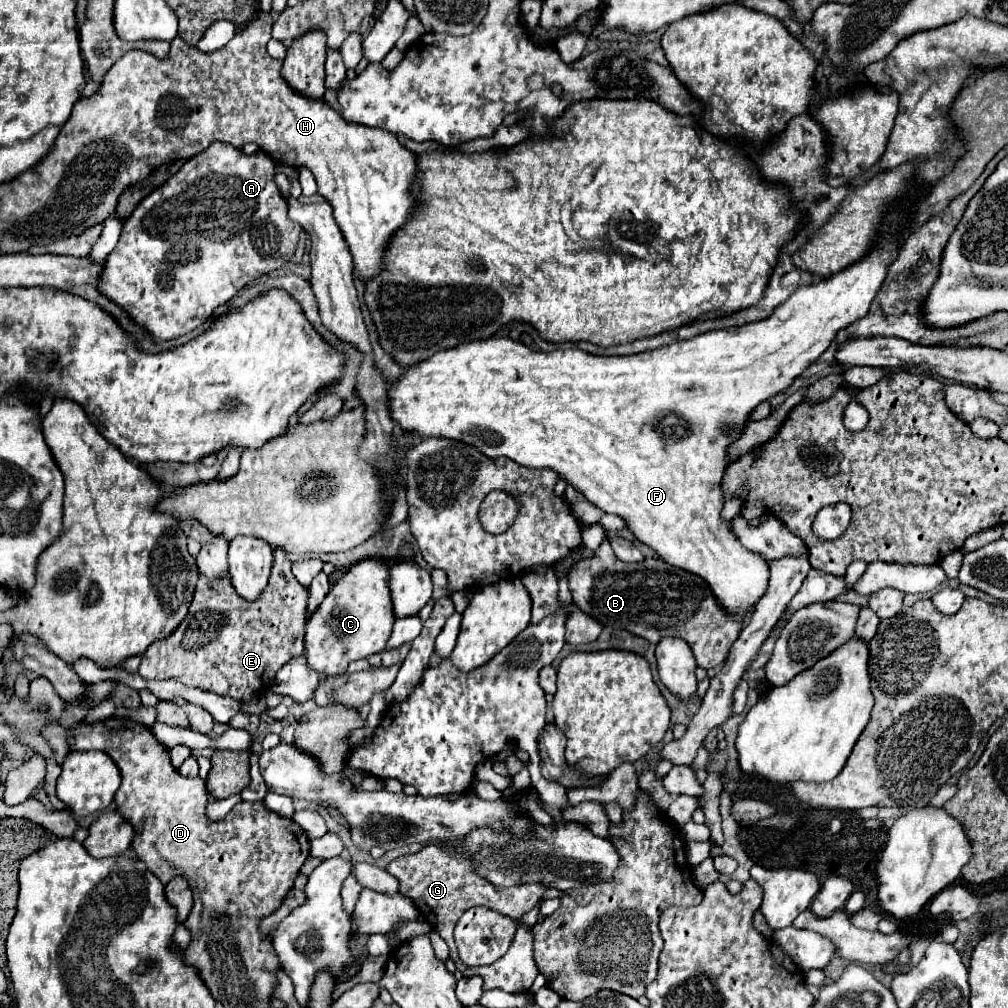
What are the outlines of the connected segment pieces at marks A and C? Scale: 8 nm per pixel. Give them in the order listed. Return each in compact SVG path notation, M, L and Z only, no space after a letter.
M213 142L137 204L125 220L115 250L107 258L99 290L145 326L157 342L173 340L195 330L243 286L281 268L293 258L301 226L287 218L287 202L273 178L275 162L265 152L259 150L253 156L245 156L235 146Z
M379 558L359 560L331 586L329 594L321 602L321 608L307 618L307 664L321 676L343 674L349 662L385 650L393 622L393 602L389 602L389 566Z

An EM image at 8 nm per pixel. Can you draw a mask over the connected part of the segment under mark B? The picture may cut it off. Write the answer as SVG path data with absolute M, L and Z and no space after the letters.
M607 540L593 558L579 560L571 566L567 582L573 604L603 626L623 628L653 644L663 636L683 638L703 668L715 668L725 662L731 644L745 624L743 616L733 616L719 604L703 578L675 568L661 558L649 558L637 564L621 562Z

